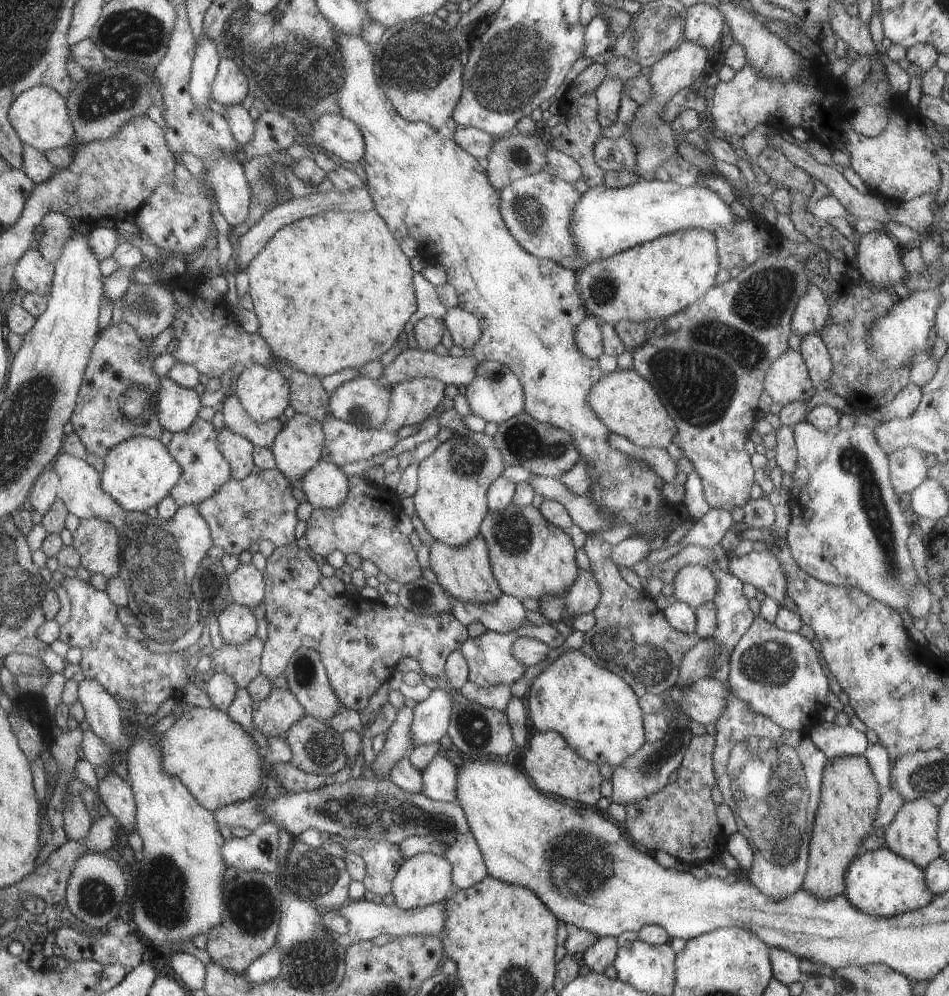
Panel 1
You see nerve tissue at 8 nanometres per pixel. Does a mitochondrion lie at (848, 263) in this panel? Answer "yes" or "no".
no

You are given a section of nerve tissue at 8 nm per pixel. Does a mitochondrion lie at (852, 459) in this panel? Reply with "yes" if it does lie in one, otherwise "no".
yes

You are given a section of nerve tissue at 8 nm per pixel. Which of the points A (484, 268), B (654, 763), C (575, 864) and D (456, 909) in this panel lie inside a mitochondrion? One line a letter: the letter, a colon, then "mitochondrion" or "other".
A: other
B: mitochondrion
C: mitochondrion
D: other

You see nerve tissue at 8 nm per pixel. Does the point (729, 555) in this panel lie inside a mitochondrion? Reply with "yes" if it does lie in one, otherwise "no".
no

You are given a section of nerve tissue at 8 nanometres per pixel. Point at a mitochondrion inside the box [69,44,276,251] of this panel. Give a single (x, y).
(120, 92)

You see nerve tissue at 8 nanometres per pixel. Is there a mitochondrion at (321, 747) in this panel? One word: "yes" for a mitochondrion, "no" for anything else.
yes

